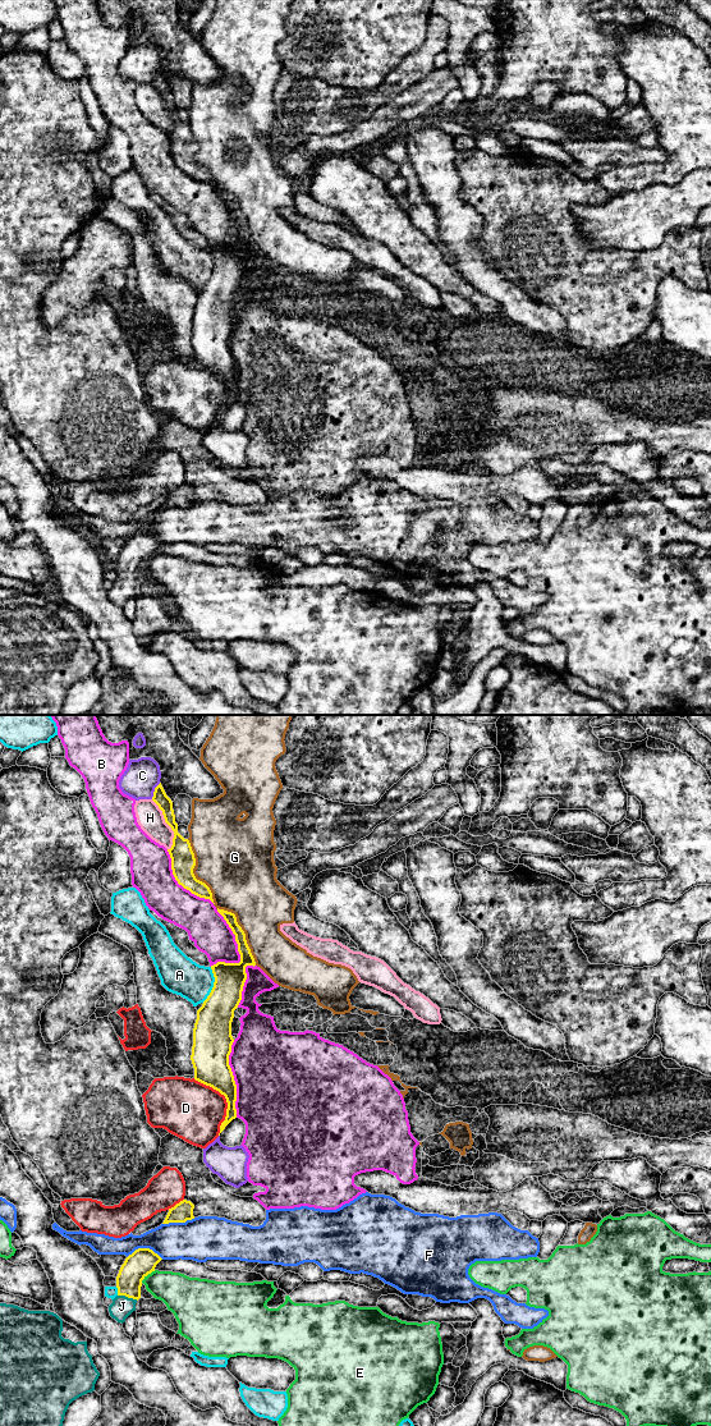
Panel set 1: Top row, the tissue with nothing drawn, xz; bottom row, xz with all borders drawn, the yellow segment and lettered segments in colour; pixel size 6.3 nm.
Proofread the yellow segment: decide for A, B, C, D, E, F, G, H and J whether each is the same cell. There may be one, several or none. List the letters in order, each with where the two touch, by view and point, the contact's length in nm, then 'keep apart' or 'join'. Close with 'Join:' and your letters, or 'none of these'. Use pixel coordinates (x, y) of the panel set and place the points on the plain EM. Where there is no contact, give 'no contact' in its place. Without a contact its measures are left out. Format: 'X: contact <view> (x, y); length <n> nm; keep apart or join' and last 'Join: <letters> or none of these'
A: contact xz (214, 269); length 240 nm; keep apart
B: contact xz (235, 220); length 380 nm; keep apart
C: contact xz (155, 74); length 120 nm; keep apart
D: contact xz (226, 384); length 400 nm; keep apart
E: contact xz (147, 558); length 120 nm; keep apart
F: contact xz (145, 532); length 240 nm; keep apart
G: contact xz (193, 157); length 440 nm; keep apart
H: contact xz (168, 108); length 340 nm; keep apart
J: contact xz (128, 581); length 130 nm; join
Join: J

